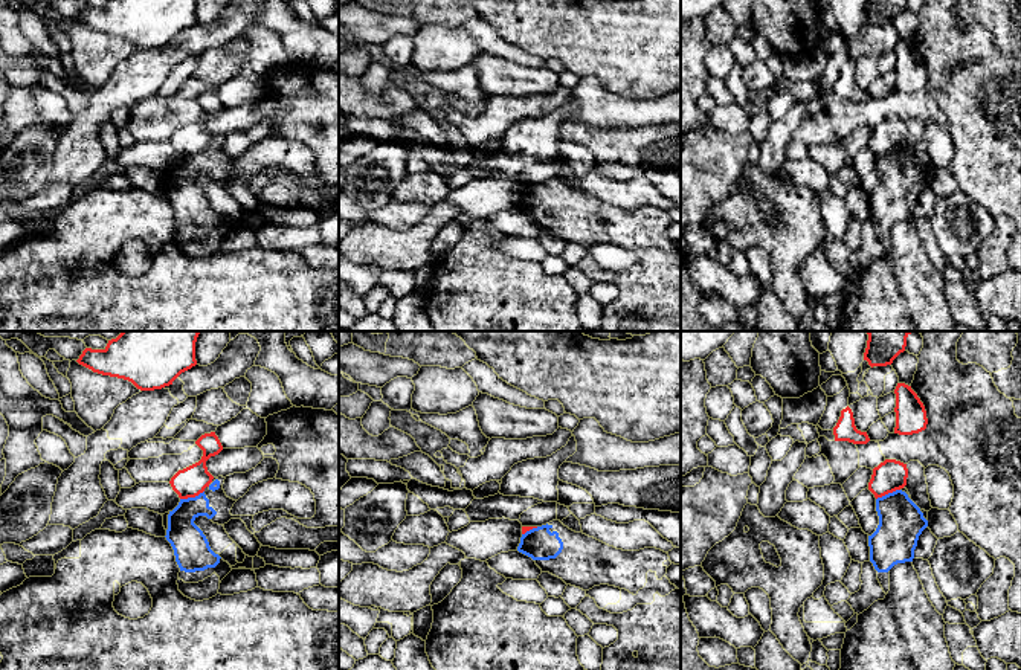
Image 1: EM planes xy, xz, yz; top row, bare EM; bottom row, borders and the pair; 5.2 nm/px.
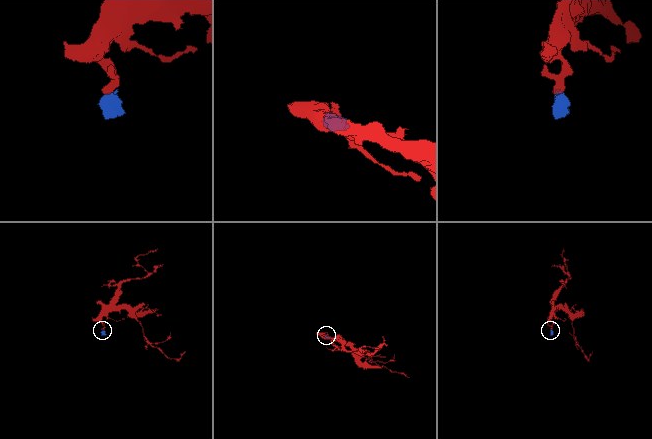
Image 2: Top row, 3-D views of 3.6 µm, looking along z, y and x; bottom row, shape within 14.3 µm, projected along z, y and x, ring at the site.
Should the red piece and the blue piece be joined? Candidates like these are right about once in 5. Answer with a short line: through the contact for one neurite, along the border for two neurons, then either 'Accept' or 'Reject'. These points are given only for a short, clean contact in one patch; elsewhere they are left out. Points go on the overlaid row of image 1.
Line: xy (203, 490), (180, 499). Reject

